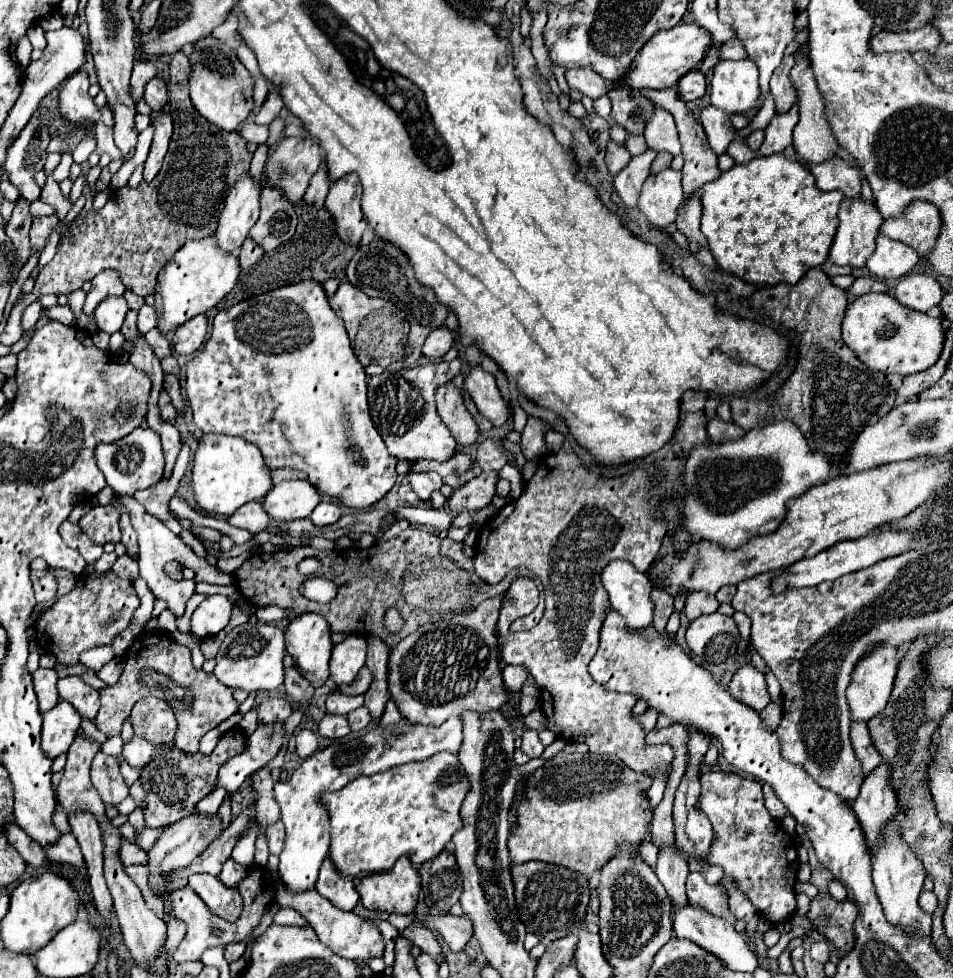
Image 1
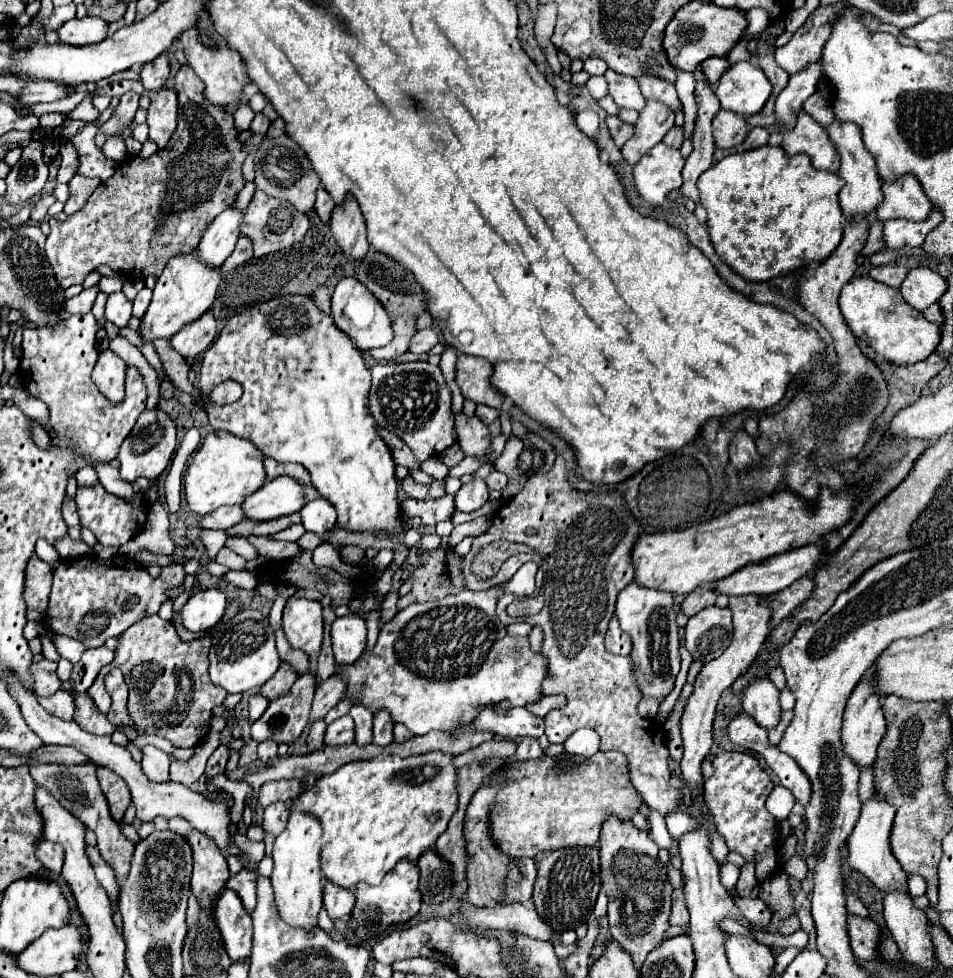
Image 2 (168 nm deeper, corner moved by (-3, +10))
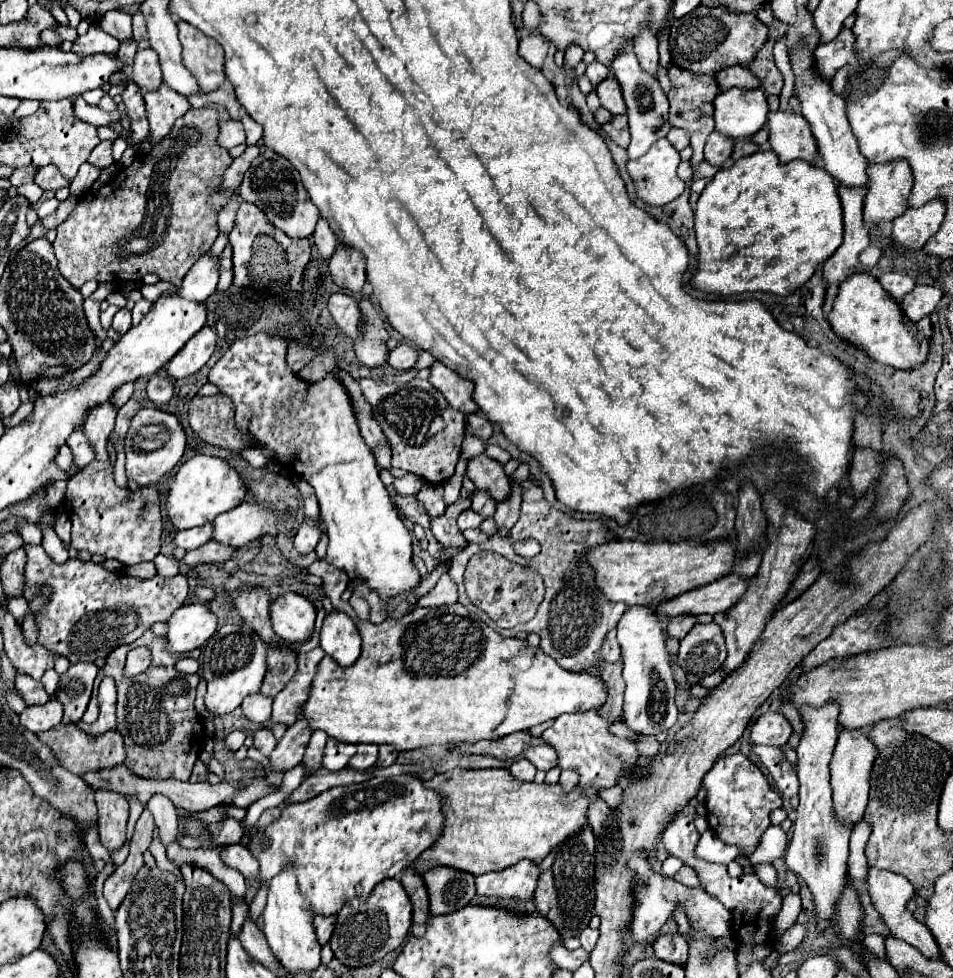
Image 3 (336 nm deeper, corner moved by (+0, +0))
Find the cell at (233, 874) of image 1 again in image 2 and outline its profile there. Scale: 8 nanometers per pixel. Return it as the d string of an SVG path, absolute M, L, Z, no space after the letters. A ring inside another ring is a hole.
M242 869L240 873L232 875L228 879L228 887L240 895L240 899L248 911L252 911L256 907L256 873L252 869Z

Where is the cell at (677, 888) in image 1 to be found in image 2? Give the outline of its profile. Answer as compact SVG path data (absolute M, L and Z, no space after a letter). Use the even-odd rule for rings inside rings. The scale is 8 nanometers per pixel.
M674 895L672 897L670 923L672 925L688 925L688 907L686 907L686 897L684 895Z

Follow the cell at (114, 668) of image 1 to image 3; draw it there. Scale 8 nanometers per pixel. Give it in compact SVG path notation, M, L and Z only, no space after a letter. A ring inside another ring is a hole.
M75 663L65 673L59 675L59 685L55 697L63 703L63 723L79 723L93 689L93 679L97 675L95 663Z

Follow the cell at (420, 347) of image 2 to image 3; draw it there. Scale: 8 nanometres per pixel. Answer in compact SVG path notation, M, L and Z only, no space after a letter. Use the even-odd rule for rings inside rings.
M397 345L391 353L389 353L389 359L387 363L393 367L393 369L399 369L399 371L407 371L407 369L413 369L417 361L417 351L409 345Z

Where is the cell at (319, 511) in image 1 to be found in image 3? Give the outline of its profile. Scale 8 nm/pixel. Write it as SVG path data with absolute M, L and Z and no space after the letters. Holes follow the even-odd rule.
M305 519L303 525L301 525L301 529L297 531L297 535L295 535L295 539L293 539L295 551L301 553L301 555L315 551L315 545L317 545L319 537L321 537L321 527Z

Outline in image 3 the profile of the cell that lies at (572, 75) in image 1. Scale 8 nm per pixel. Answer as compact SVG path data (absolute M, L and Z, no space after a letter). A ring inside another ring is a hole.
M593 61L593 63L589 63L587 65L587 77L589 77L589 81L593 83L593 85L597 85L597 83L601 83L607 75L609 75L609 67L605 67L603 63L597 63L597 61Z

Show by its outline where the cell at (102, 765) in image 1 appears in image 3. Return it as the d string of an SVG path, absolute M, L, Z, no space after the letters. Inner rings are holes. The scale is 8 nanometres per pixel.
M97 791L95 801L99 811L99 841L109 853L113 853L125 843L129 803L123 795L111 791Z

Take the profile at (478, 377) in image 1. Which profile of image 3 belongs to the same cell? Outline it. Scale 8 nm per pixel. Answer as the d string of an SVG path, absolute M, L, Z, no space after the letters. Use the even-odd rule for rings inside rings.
M435 361L429 371L431 371L429 383L445 395L447 403L453 409L463 411L465 415L479 411L477 403L471 399L471 393L473 393L473 383L471 381L459 377L455 371L449 371L449 367L445 367L439 361Z

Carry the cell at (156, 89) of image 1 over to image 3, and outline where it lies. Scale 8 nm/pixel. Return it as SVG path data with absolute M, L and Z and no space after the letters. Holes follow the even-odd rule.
M137 49L133 73L131 79L143 89L143 91L157 91L161 85L161 67L157 53L153 49Z

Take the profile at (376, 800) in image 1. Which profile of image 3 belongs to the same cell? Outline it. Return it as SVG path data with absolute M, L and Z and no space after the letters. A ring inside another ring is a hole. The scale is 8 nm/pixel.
M397 775L389 779L375 777L357 785L333 787L331 791L325 791L305 803L287 805L277 821L269 827L257 829L255 837L251 837L249 851L259 861L257 885L269 885L281 869L293 865L305 907L313 915L335 915L347 899L357 895L367 897L383 879L399 877L417 855L437 841L443 823L439 799L441 797L435 791L425 789L417 777Z

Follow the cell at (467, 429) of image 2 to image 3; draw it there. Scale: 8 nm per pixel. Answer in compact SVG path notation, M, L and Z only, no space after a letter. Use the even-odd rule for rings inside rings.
M479 455L467 465L467 477L475 483L475 491L487 493L495 503L501 503L509 497L509 477L503 471L503 465Z

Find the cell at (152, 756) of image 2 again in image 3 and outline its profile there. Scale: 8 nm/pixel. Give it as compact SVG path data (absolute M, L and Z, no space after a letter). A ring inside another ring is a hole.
M153 795L151 801L147 803L147 809L155 817L155 825L159 829L159 841L167 847L169 843L175 841L175 837L179 833L175 805L169 803L169 799L165 795Z

